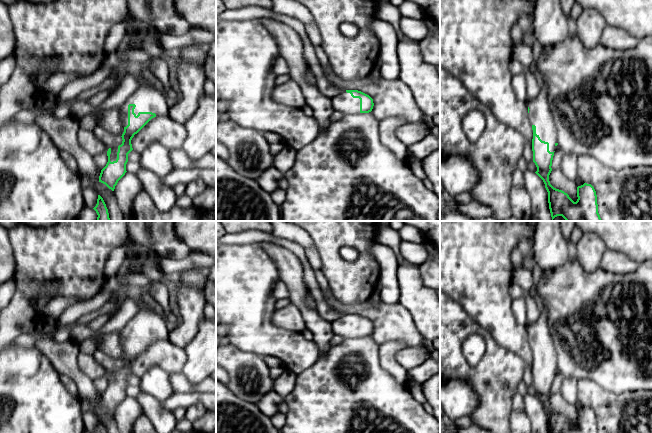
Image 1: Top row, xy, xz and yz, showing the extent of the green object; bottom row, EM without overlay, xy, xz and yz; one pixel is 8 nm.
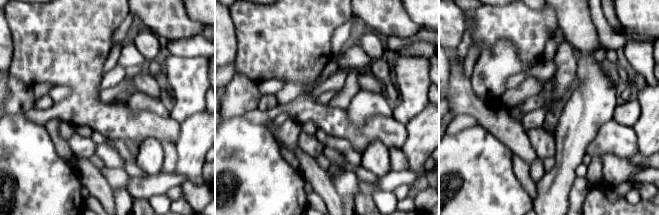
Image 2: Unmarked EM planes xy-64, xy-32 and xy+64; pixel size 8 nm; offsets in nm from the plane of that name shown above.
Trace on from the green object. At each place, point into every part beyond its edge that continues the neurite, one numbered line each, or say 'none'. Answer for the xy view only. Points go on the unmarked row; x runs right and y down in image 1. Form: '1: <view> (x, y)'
1: xy (148, 322)

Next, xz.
1: xz (344, 326)

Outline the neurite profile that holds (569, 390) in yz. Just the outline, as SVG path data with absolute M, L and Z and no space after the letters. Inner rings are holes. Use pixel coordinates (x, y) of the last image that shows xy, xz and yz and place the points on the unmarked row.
M565 378L560 393L563 398L571 405L579 401L578 398L578 384L573 379Z

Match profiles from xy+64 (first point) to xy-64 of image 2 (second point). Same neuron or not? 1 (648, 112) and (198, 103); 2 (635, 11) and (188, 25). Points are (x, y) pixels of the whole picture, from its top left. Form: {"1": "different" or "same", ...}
{"1": "different", "2": "different"}

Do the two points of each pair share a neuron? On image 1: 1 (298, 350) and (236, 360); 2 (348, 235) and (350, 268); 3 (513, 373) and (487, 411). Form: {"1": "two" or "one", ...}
{"1": "two", "2": "one", "3": "one"}

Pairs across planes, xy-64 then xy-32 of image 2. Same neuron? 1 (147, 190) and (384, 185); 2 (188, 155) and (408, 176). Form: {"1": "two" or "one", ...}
{"1": "one", "2": "two"}

